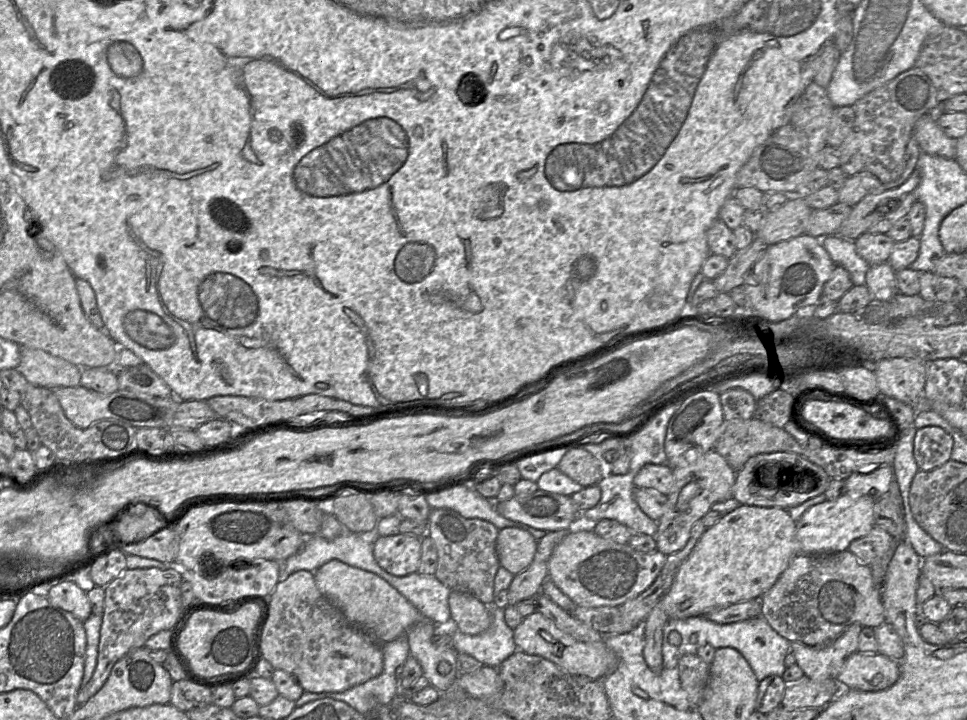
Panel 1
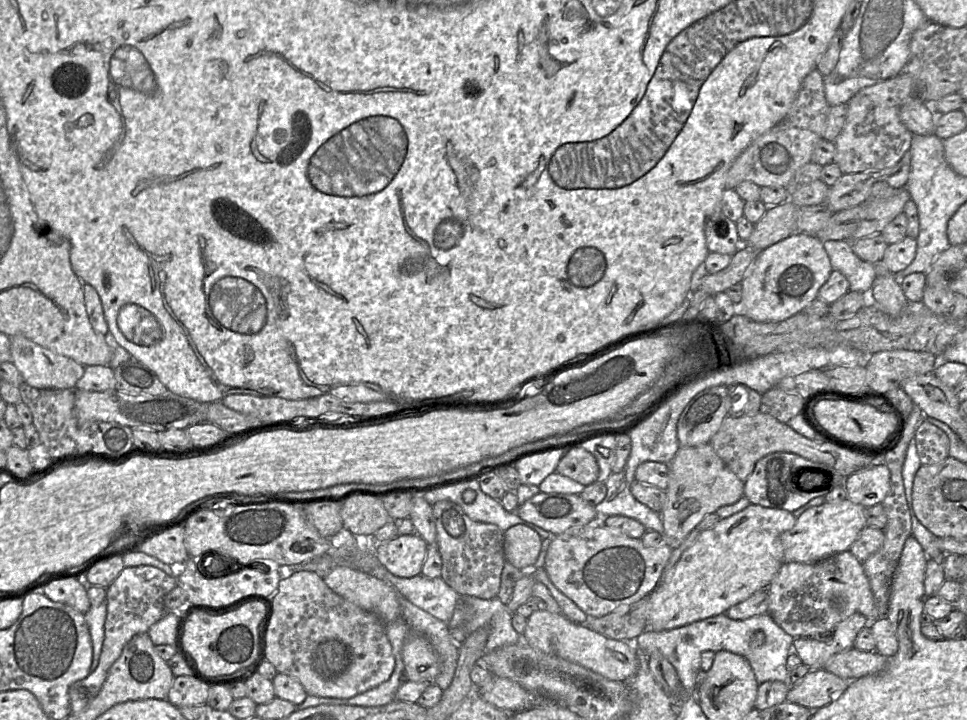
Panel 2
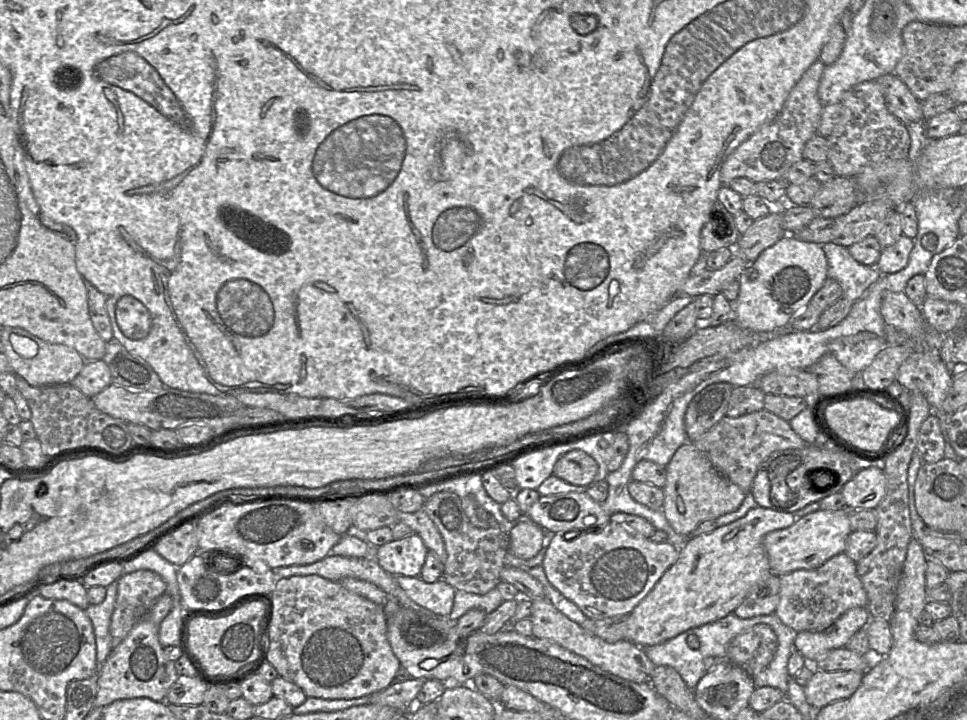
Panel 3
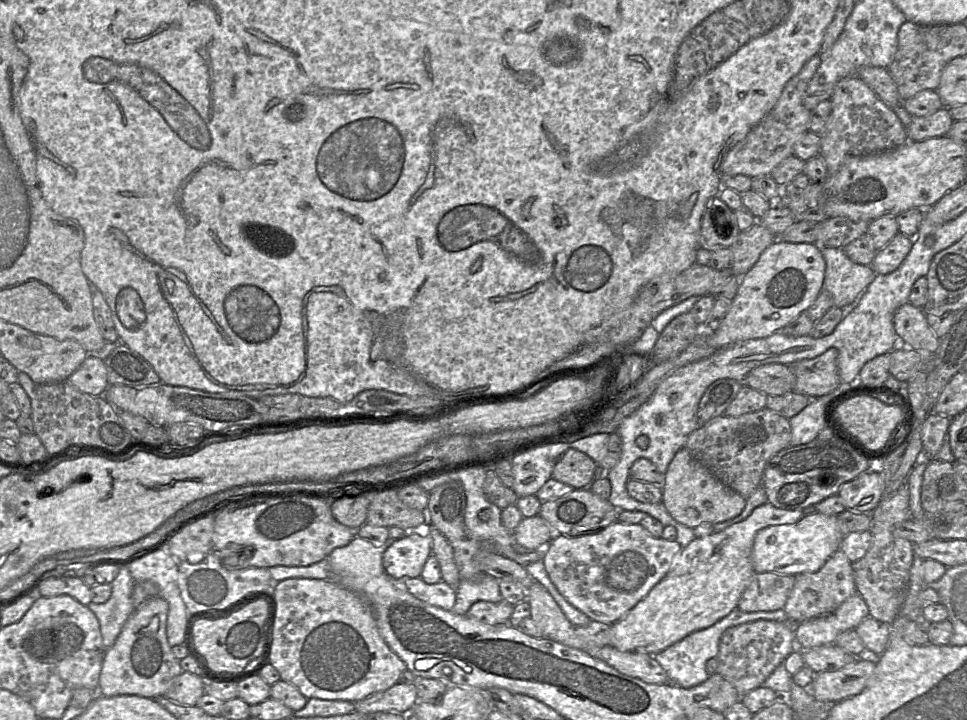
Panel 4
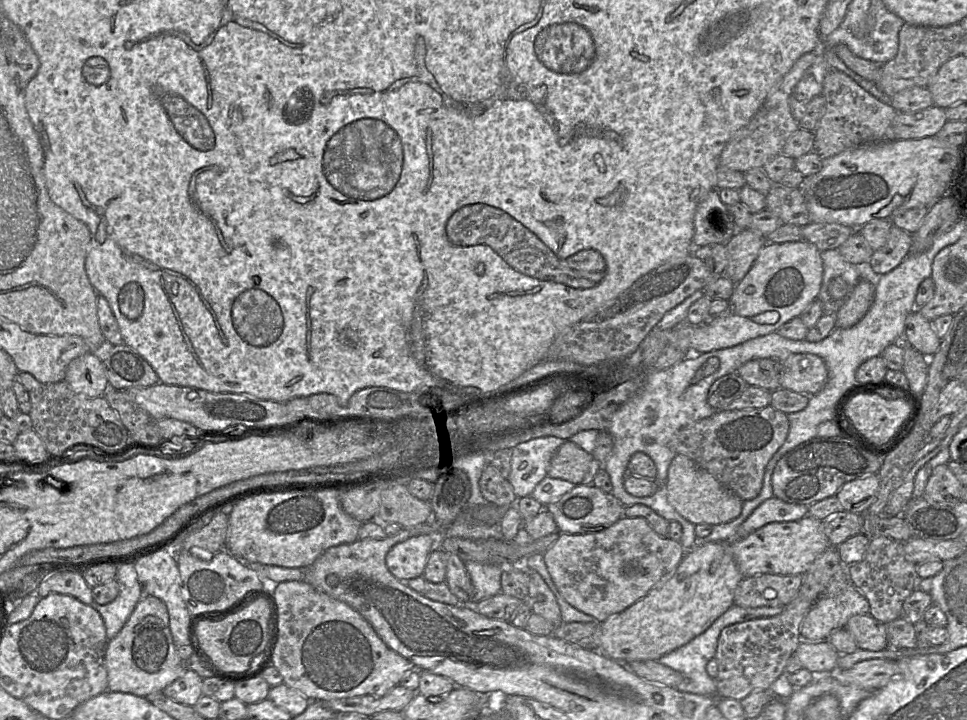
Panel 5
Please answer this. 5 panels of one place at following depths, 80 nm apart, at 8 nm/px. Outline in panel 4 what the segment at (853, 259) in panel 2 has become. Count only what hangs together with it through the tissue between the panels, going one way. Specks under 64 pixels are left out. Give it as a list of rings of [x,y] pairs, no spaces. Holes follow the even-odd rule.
[[[824,247],[820,251],[826,262],[822,289],[832,294],[834,307],[847,310],[856,304],[877,273],[870,265],[851,261],[841,248]]]

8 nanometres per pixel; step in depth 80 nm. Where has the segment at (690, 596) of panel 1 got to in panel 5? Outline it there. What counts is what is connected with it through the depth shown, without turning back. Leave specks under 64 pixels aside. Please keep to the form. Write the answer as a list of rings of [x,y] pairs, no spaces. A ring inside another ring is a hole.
[[[773,496],[760,504],[739,526],[733,541],[743,539],[770,523],[800,520],[808,514],[808,508],[809,506],[787,503]],[[730,542],[696,543],[687,550],[675,571],[648,594],[600,624],[599,651],[629,663],[658,660],[706,631],[734,605],[734,592],[743,579]]]

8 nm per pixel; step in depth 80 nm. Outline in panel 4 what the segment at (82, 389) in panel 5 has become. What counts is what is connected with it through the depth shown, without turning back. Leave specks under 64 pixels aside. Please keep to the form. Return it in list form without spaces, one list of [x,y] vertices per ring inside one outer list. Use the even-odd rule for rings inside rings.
[[[89,354],[67,382],[91,396],[103,396],[110,386],[105,362],[95,354]]]

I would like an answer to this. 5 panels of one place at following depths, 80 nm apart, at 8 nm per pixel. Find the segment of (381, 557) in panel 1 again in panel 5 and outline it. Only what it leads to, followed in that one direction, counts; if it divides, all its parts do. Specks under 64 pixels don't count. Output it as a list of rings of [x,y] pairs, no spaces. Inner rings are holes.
[[[419,535],[396,544],[386,555],[386,566],[399,581],[423,577],[429,555],[441,538]]]

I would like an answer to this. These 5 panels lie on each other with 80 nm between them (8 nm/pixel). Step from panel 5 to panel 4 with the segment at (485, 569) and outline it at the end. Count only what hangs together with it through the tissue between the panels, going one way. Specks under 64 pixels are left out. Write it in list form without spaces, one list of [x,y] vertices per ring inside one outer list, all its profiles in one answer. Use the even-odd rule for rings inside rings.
[[[481,574],[477,579],[461,580],[456,588],[456,602],[452,612],[464,615],[478,601],[497,603],[503,600],[499,580],[488,574]]]

